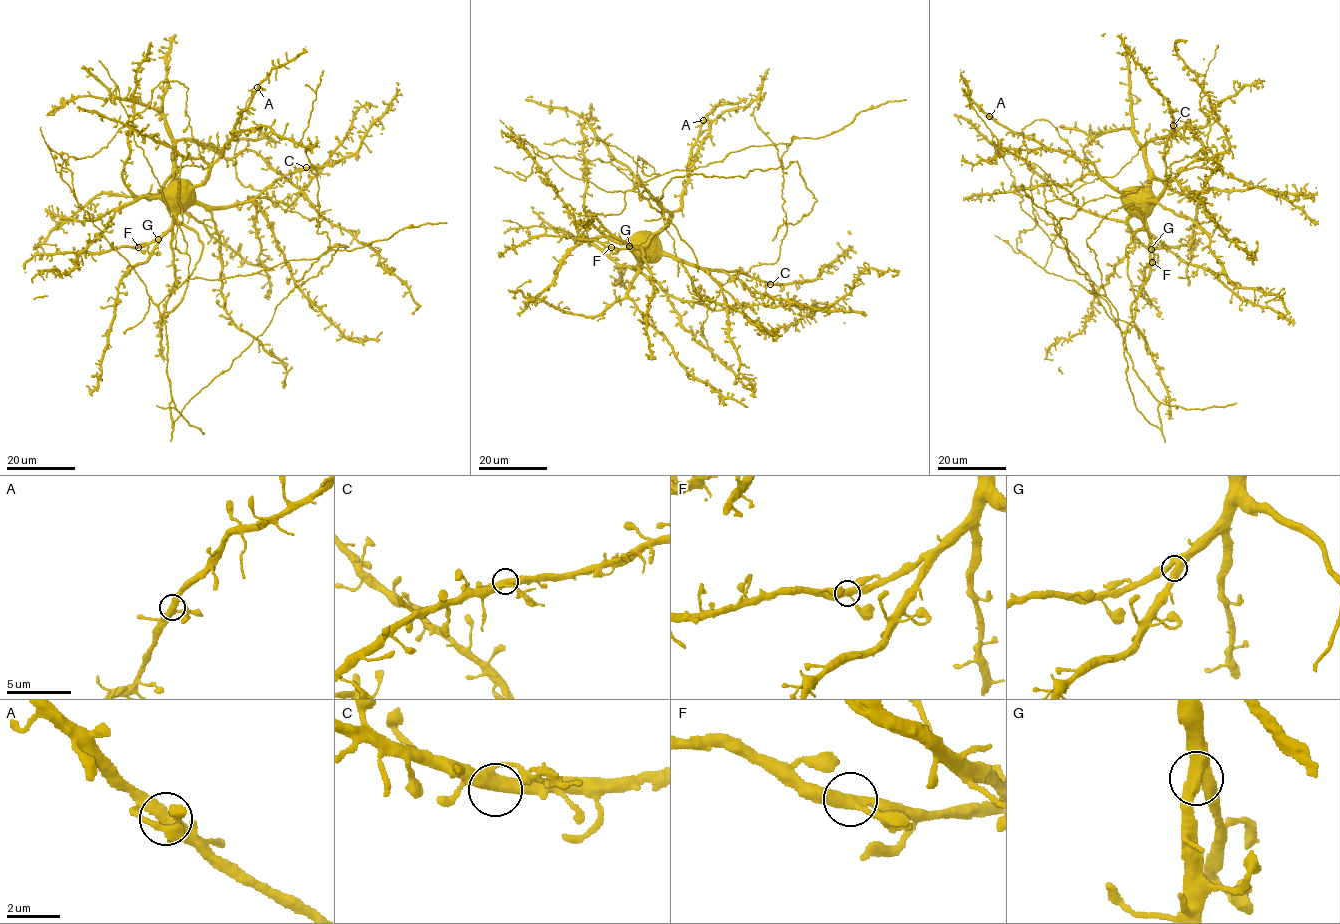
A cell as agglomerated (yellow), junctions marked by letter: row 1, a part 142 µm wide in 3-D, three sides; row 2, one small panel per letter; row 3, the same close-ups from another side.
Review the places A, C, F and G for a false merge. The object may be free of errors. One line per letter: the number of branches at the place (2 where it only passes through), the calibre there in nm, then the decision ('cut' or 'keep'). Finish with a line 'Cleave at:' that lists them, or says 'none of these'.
A: branches 3; calibre 400 nm; keep
C: branches 3; calibre 400 nm; keep
F: branches 3; calibre 400 nm; keep
G: branches 3; calibre 400 nm; keep
Cleave at: none of these

